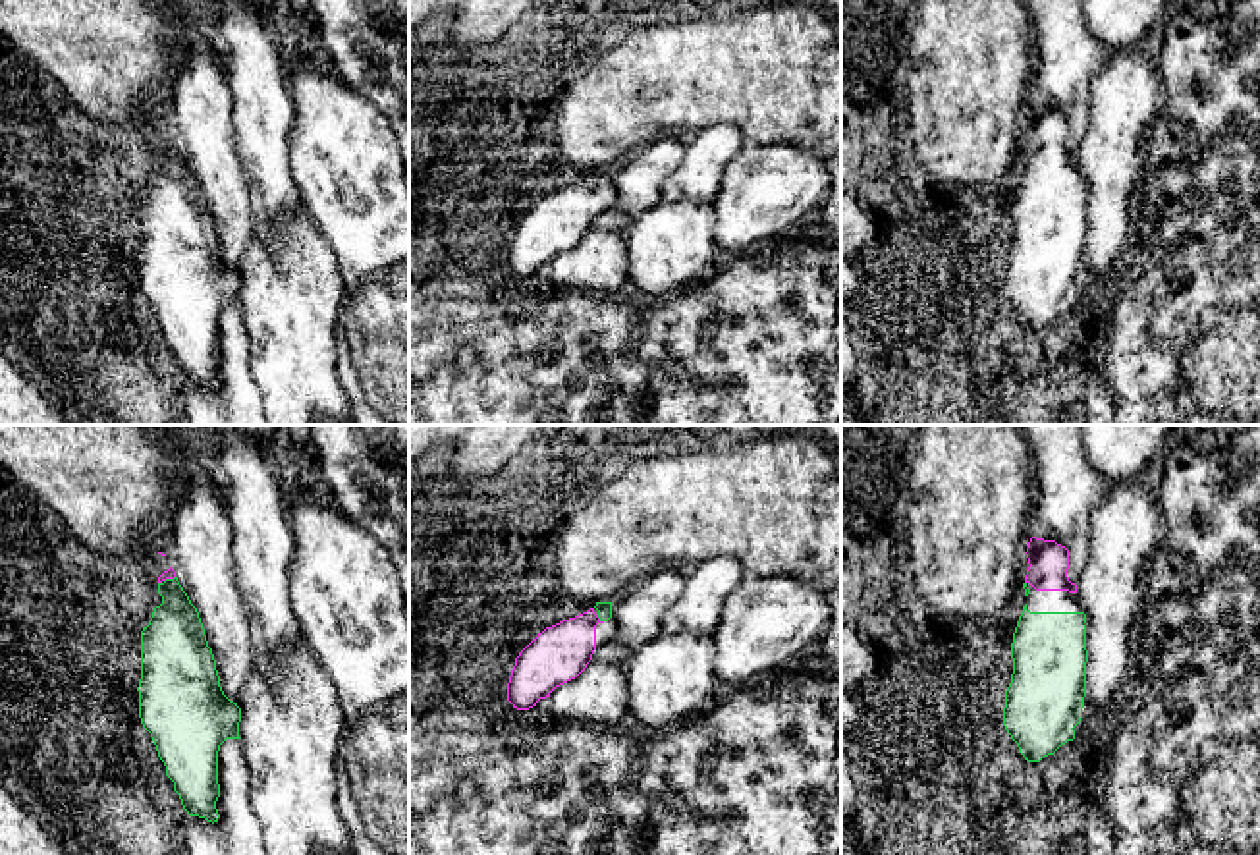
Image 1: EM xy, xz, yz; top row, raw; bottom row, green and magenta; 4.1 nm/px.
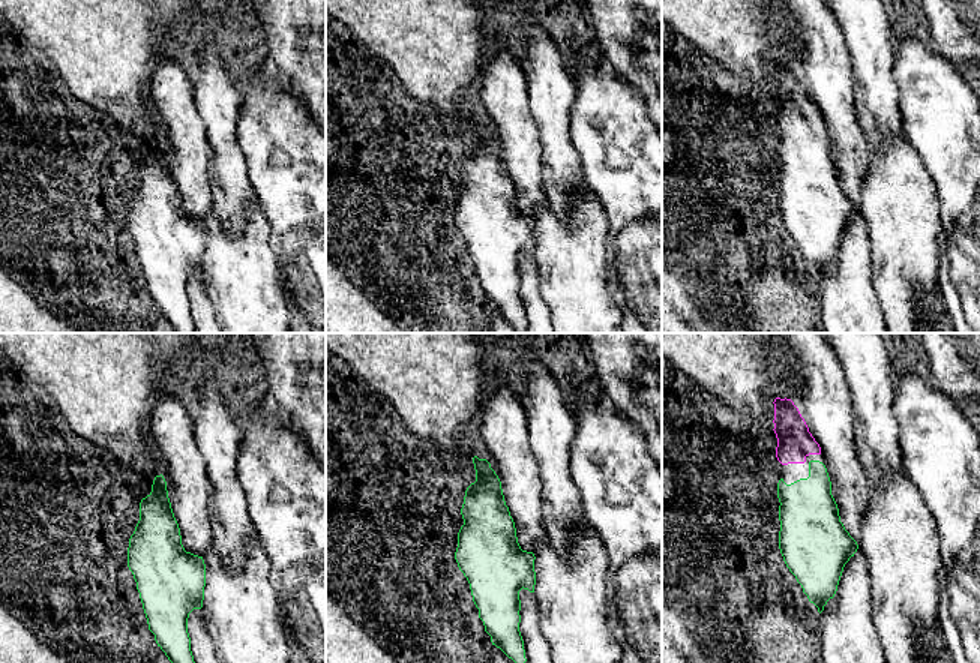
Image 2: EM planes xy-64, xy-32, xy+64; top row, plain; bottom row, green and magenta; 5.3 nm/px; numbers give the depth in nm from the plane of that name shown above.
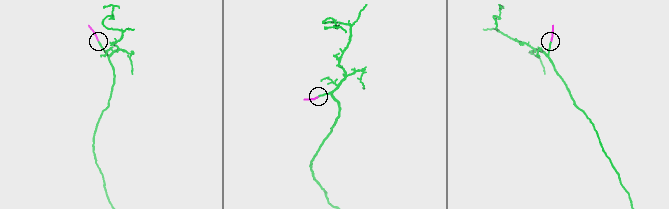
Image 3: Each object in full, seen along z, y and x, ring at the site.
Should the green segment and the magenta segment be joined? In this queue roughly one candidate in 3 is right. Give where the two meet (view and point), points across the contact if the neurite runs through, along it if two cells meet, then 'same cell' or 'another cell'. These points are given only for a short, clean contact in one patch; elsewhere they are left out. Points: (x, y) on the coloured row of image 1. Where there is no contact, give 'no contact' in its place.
meets green in xz at (599, 616); runs through xz (604, 608), (599, 616), (560, 653); same cell

